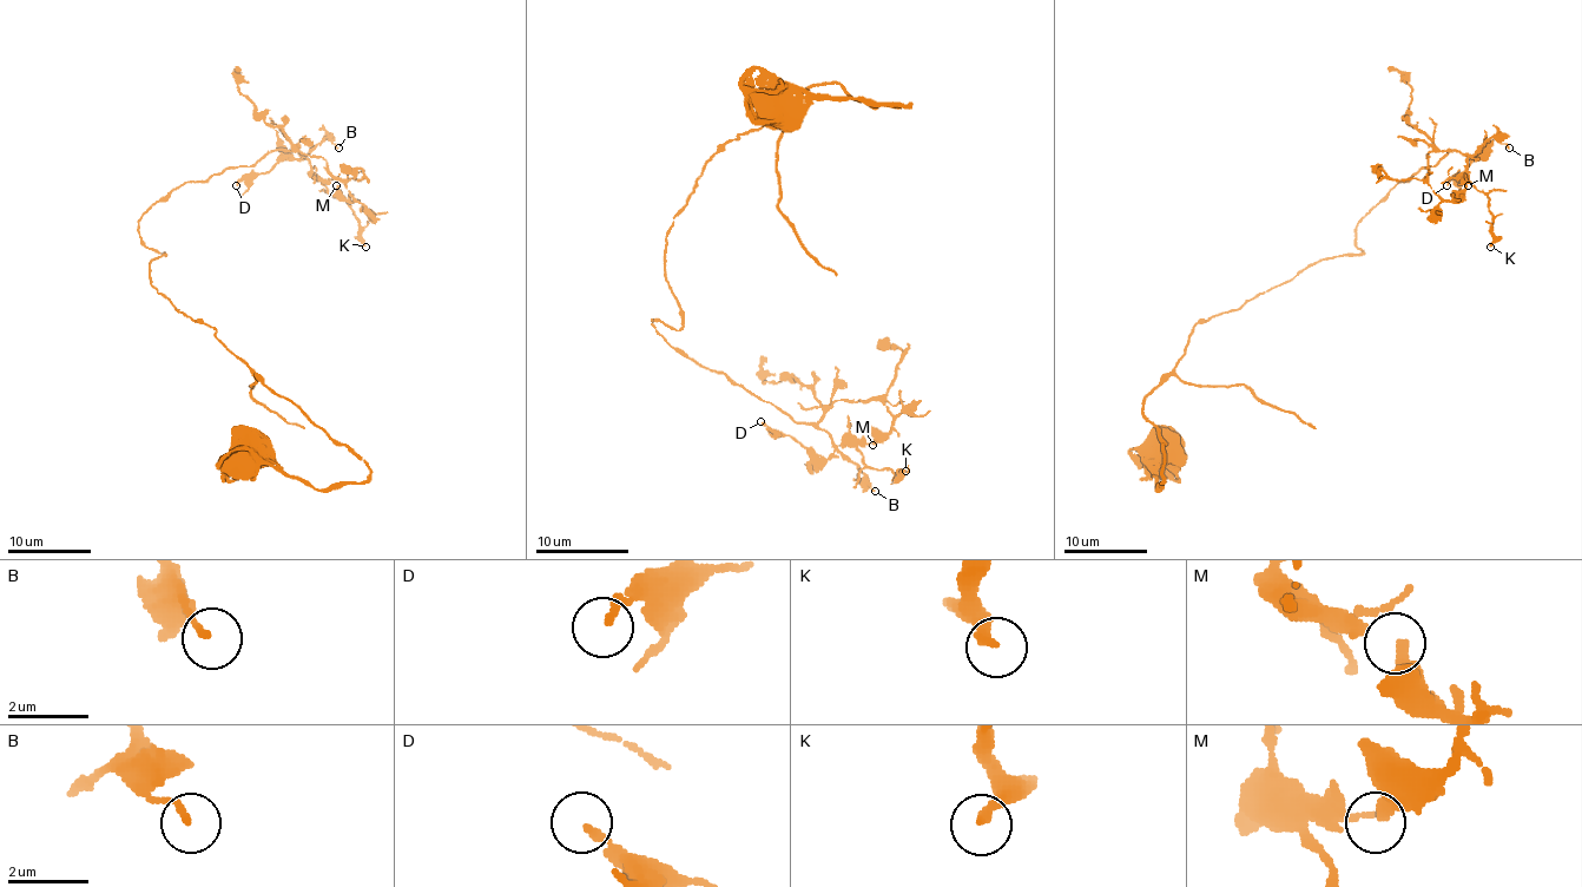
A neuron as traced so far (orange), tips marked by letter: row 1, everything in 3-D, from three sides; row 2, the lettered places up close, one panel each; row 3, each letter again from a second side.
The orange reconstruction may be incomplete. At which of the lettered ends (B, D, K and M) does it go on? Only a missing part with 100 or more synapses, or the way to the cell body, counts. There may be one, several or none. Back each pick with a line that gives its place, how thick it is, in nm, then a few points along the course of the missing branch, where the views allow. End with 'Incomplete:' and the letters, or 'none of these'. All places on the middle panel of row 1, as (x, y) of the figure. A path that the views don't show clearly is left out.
Incomplete: none of these

